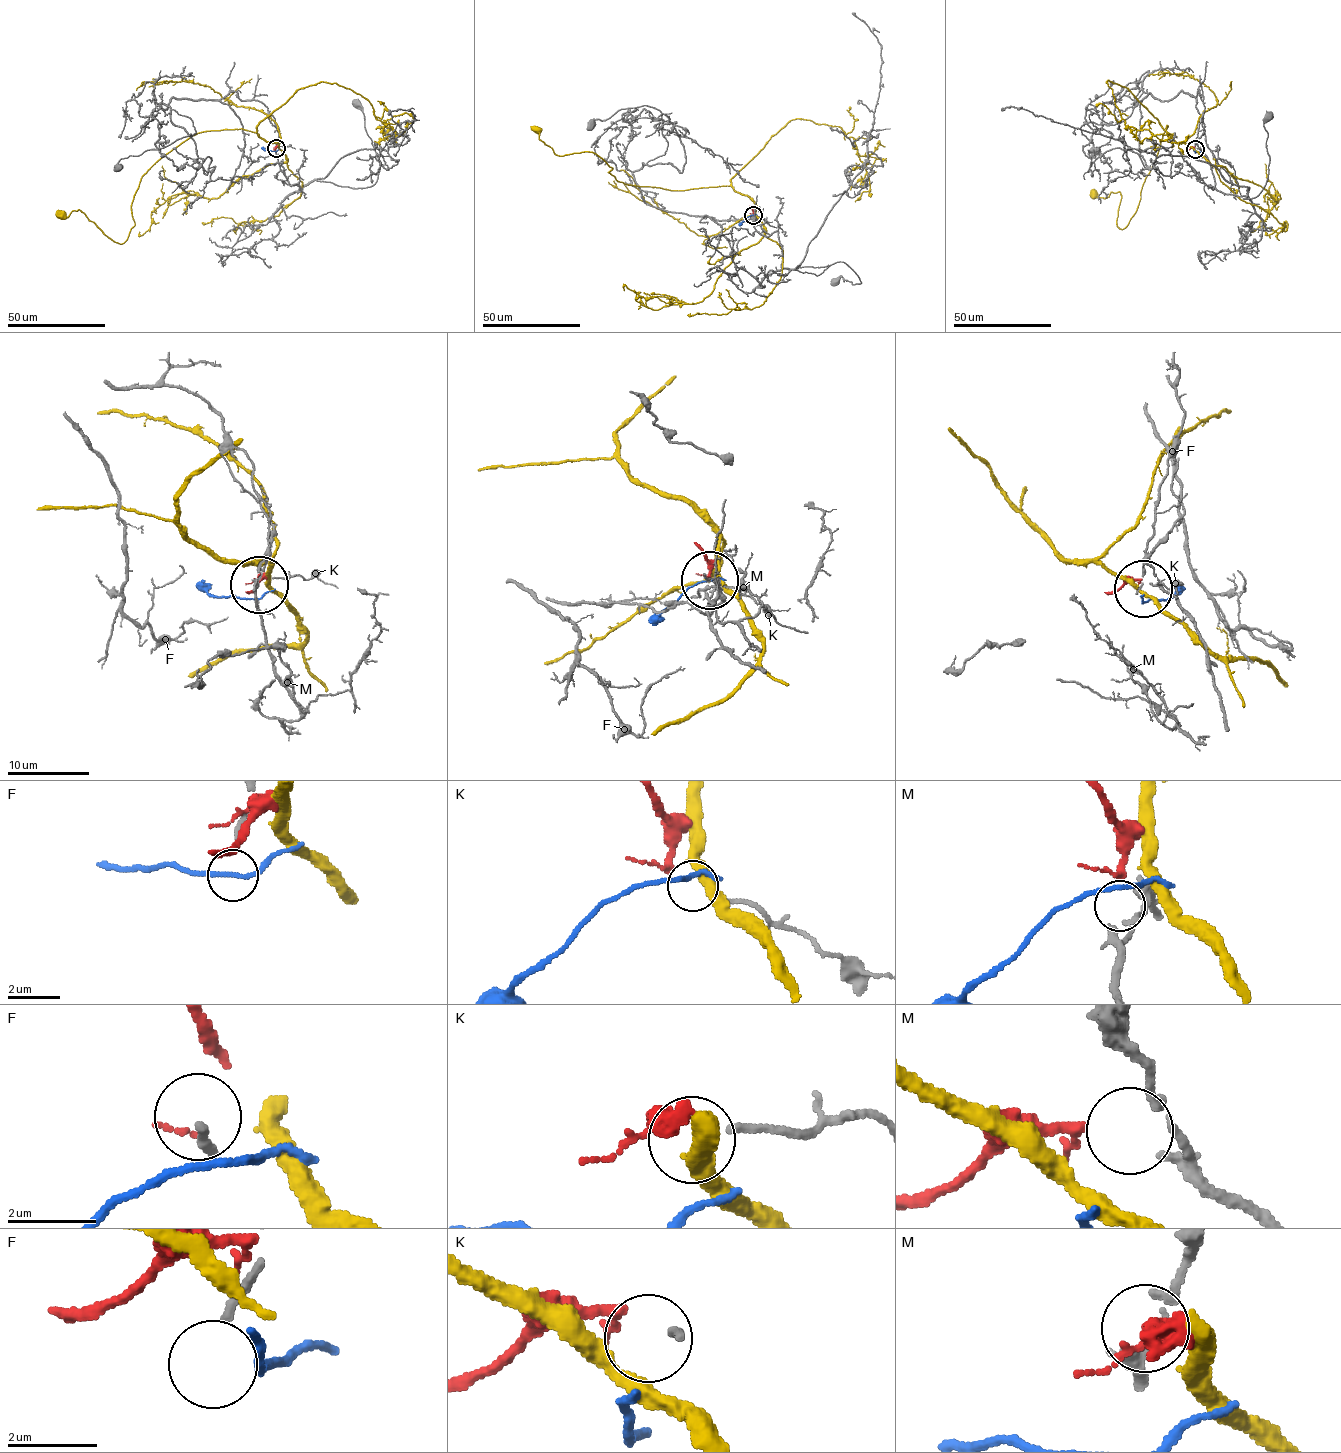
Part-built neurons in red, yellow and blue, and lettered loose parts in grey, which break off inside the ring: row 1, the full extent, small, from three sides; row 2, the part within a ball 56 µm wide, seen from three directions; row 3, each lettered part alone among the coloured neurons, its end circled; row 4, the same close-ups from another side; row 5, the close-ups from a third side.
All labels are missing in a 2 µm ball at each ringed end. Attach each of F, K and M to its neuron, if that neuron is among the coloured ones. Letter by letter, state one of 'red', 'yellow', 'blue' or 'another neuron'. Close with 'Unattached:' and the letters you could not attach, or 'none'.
F: another neuron
K: yellow
M: red
Unattached: F

